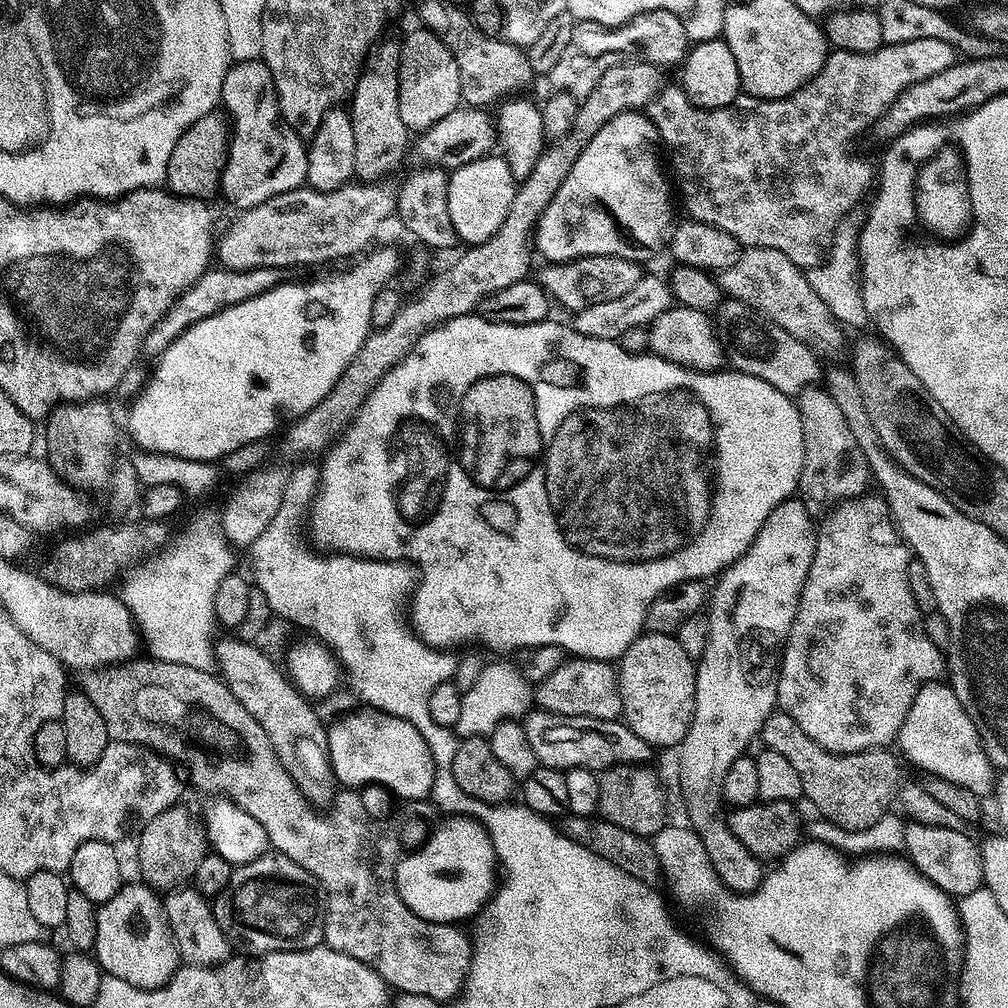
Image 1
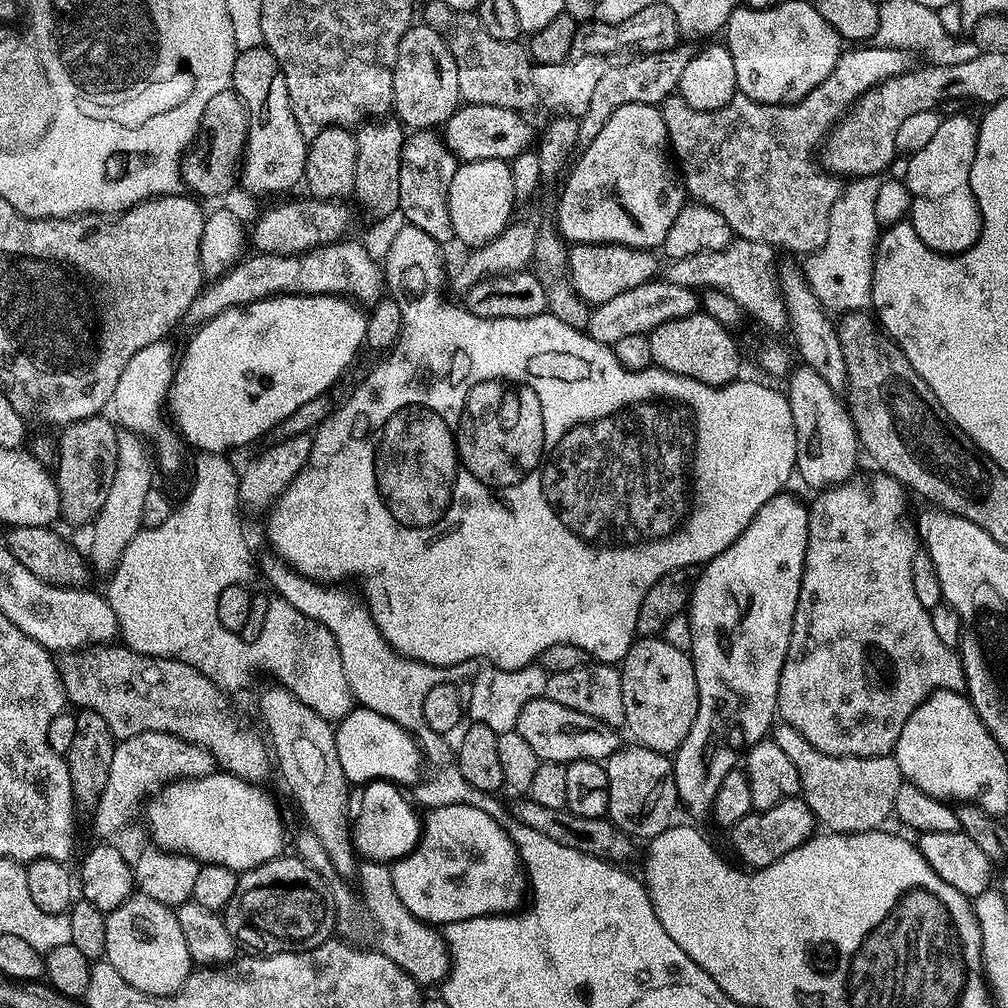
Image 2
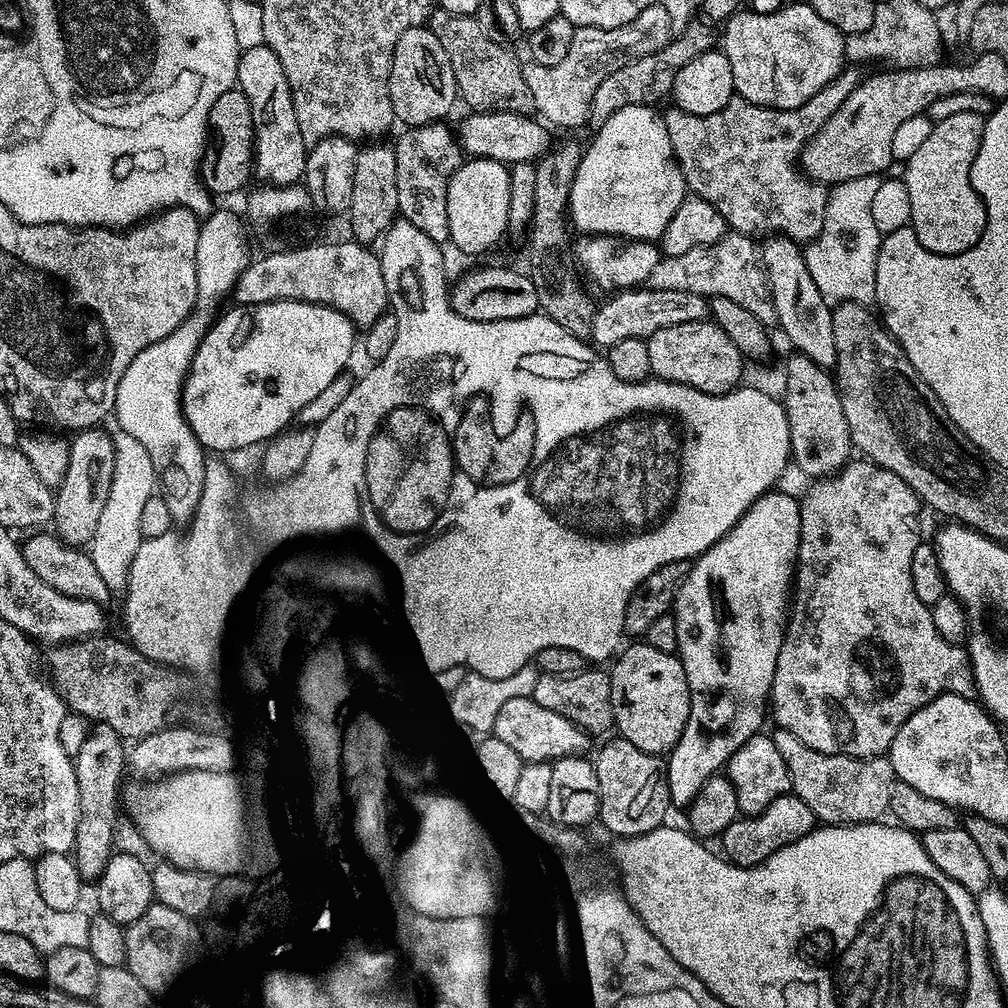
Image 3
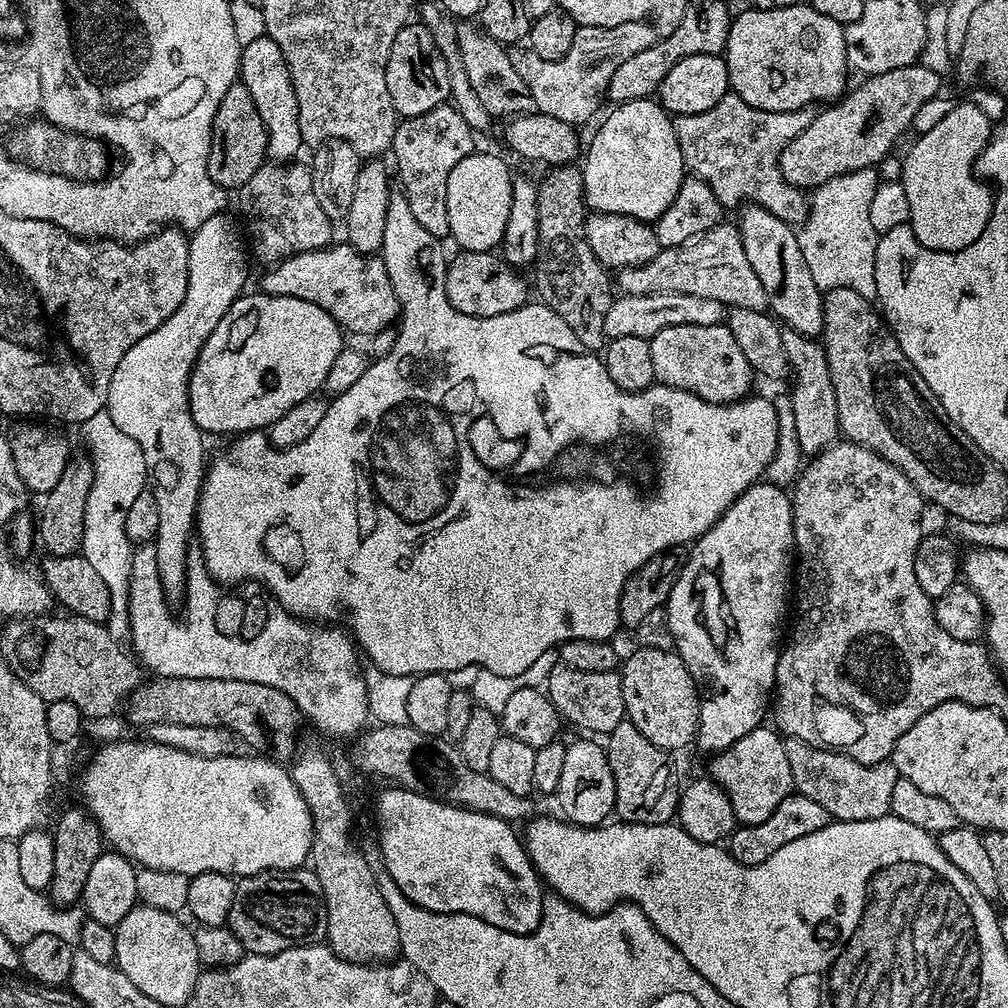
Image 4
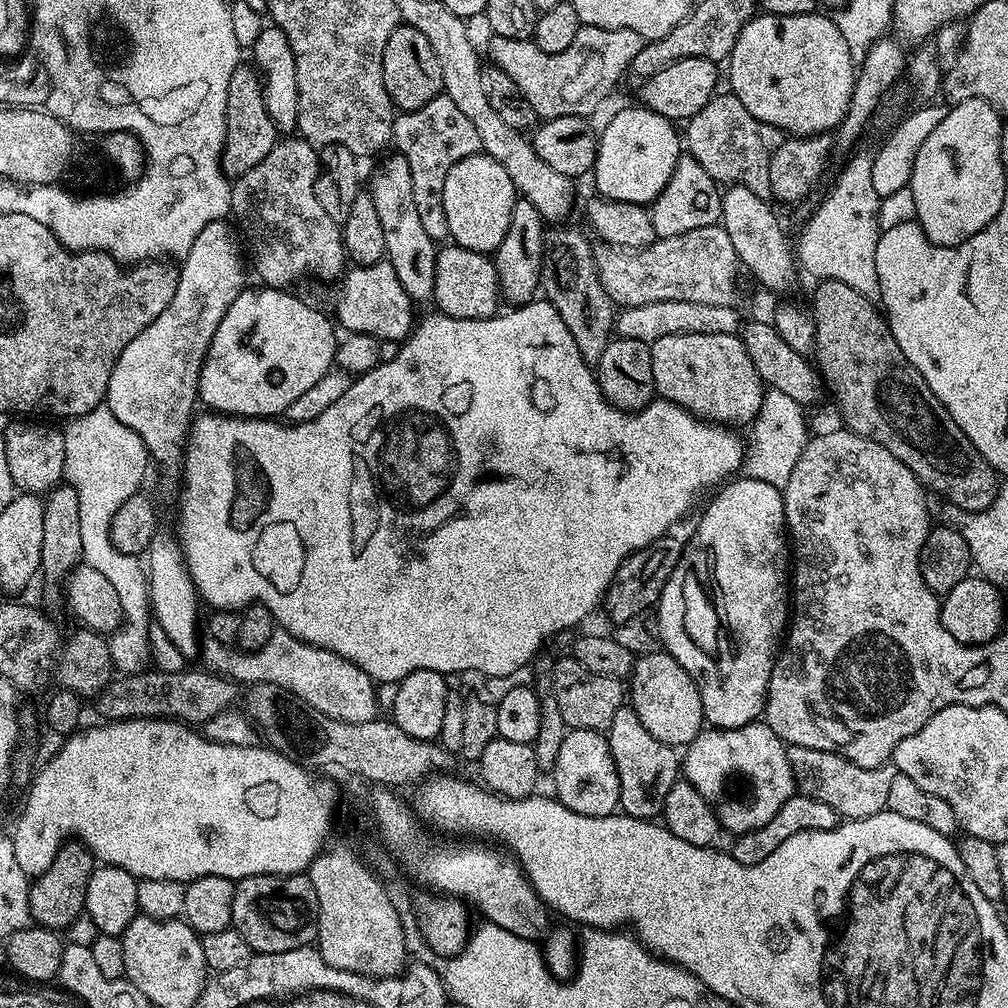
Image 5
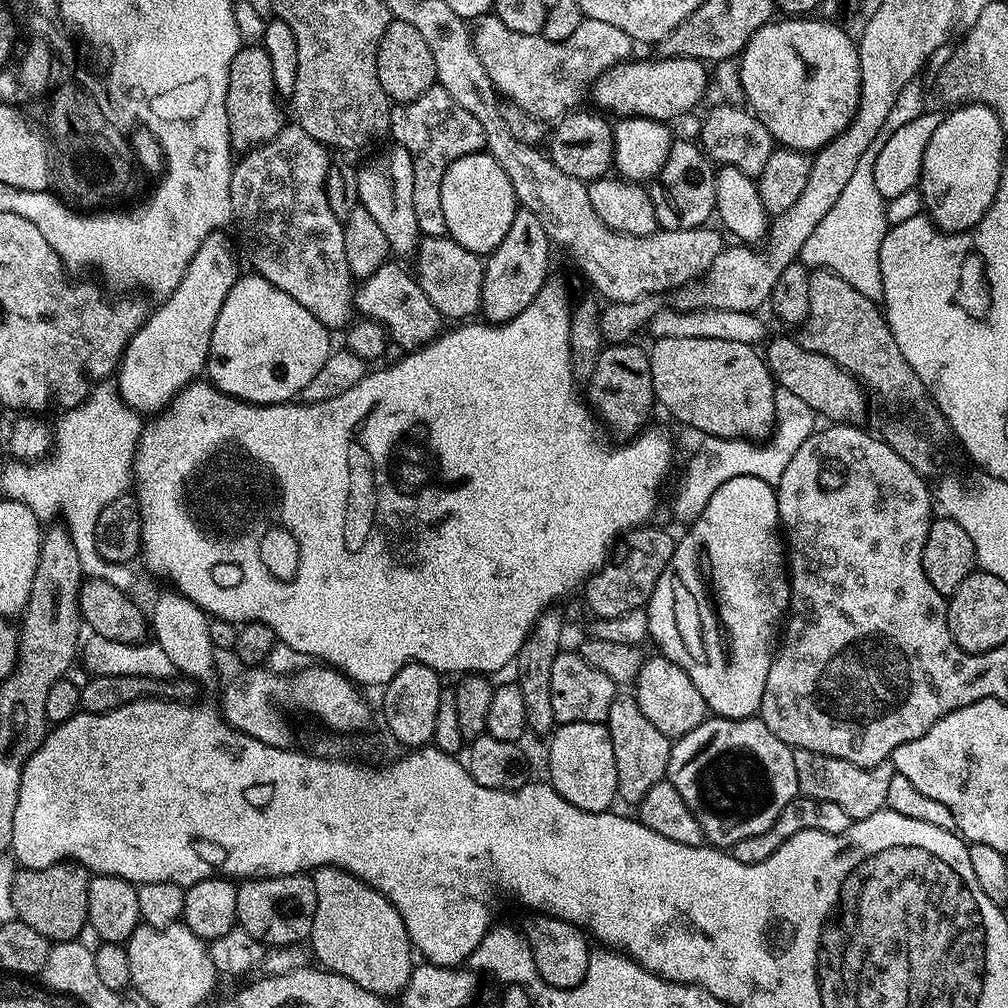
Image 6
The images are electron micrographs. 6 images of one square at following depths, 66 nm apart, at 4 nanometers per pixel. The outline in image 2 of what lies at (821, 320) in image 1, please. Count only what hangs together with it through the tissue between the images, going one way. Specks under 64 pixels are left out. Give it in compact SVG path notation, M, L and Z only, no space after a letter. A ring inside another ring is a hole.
M733 239L729 248L721 252L703 252L690 258L673 260L667 265L666 278L678 286L693 290L717 288L729 295L745 313L748 312L764 328L780 332L789 327L788 305L785 293L776 277L776 264L772 261L774 249L770 244L756 244L753 240Z

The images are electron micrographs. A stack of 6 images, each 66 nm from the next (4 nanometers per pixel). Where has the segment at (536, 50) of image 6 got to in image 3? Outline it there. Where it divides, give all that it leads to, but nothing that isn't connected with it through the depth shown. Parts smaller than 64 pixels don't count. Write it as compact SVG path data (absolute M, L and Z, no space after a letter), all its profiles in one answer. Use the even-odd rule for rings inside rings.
M658 2L654 6L646 6L646 10L638 14L638 18L616 29L622 34L620 38L624 38L626 34L626 42L614 42L616 46L604 48L604 50L592 50L590 38L594 36L610 38L610 34L602 34L602 28L577 28L574 42L570 42L570 54L566 54L566 58L562 58L558 66L542 66L531 62L524 64L524 77L534 94L535 111L549 125L557 124L560 128L576 128L579 124L587 125L594 90L598 90L598 85L601 84L602 78L606 78L606 74L638 58L662 50L674 39L674 25L670 14ZM578 74L596 74L596 76L578 76Z

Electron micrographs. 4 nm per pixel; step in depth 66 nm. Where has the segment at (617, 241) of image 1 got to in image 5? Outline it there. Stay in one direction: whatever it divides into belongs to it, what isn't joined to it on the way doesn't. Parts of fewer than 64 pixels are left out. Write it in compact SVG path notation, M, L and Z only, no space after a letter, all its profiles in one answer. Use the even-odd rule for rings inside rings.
M643 106L624 108L616 112L608 120L608 125L598 136L596 145L596 189L605 200L630 202L631 204L651 205L656 200L665 186L670 182L670 174L674 174L674 166L682 154L682 136L677 125L666 119L662 114Z

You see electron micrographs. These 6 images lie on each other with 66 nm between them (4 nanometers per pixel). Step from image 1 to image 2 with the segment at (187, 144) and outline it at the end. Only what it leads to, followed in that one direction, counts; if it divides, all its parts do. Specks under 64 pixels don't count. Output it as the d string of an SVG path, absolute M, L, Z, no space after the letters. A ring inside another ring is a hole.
M229 88L210 98L206 110L202 110L196 138L180 161L180 179L183 187L196 198L226 195L232 187L237 187L247 141L248 115L236 92Z

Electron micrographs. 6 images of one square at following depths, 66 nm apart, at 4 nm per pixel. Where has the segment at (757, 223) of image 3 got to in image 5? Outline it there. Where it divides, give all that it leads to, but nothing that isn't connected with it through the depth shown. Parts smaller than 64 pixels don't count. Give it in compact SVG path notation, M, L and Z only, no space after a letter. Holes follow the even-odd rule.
M717 94L686 122L682 136L686 141L687 155L692 156L705 168L706 174L721 185L746 186L754 194L768 198L772 196L770 186L770 158L774 150L786 139L780 129L754 118L742 102L731 94Z

